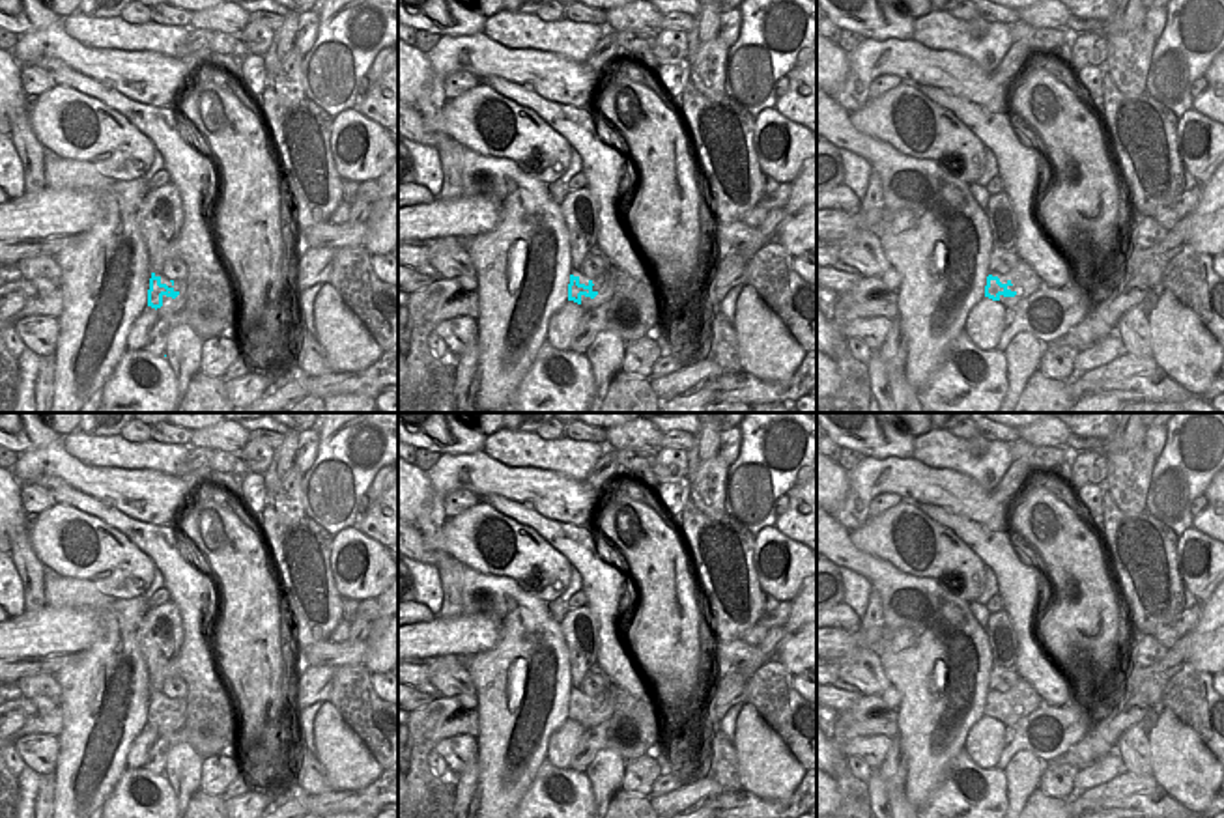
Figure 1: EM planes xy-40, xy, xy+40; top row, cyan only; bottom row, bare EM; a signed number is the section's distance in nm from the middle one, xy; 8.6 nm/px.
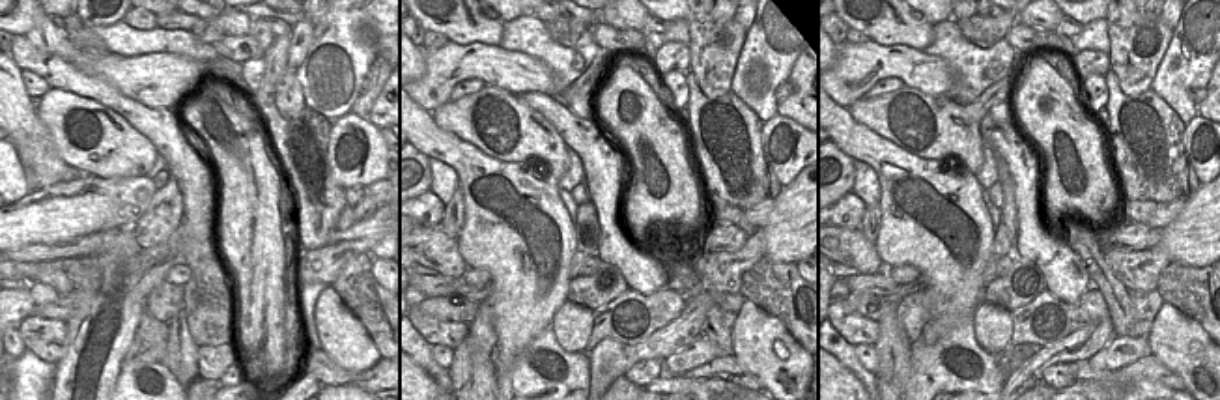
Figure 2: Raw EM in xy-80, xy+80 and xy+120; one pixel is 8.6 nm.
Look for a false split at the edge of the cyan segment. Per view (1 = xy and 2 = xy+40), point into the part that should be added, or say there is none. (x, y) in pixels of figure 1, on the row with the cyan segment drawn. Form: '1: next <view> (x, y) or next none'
1: next none
2: next none

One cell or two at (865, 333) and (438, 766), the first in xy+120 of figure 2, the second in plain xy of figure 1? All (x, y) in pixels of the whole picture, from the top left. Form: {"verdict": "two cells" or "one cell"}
{"verdict": "two cells"}

